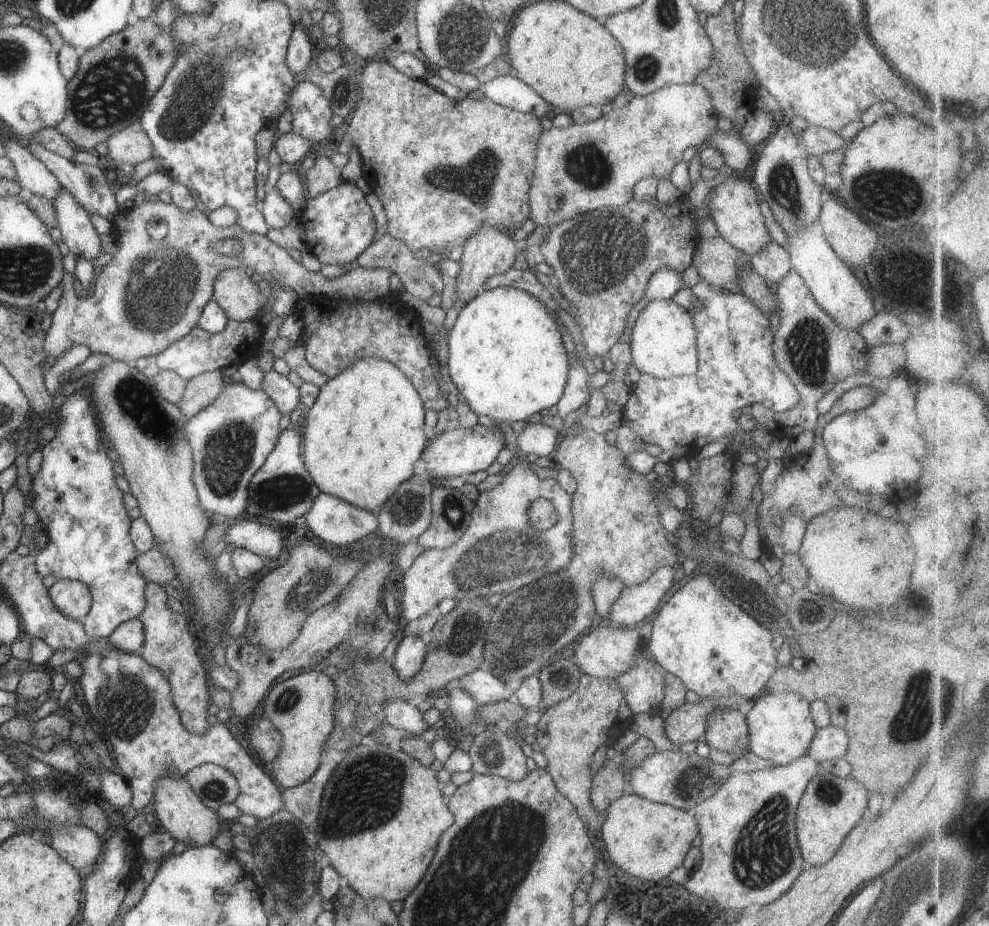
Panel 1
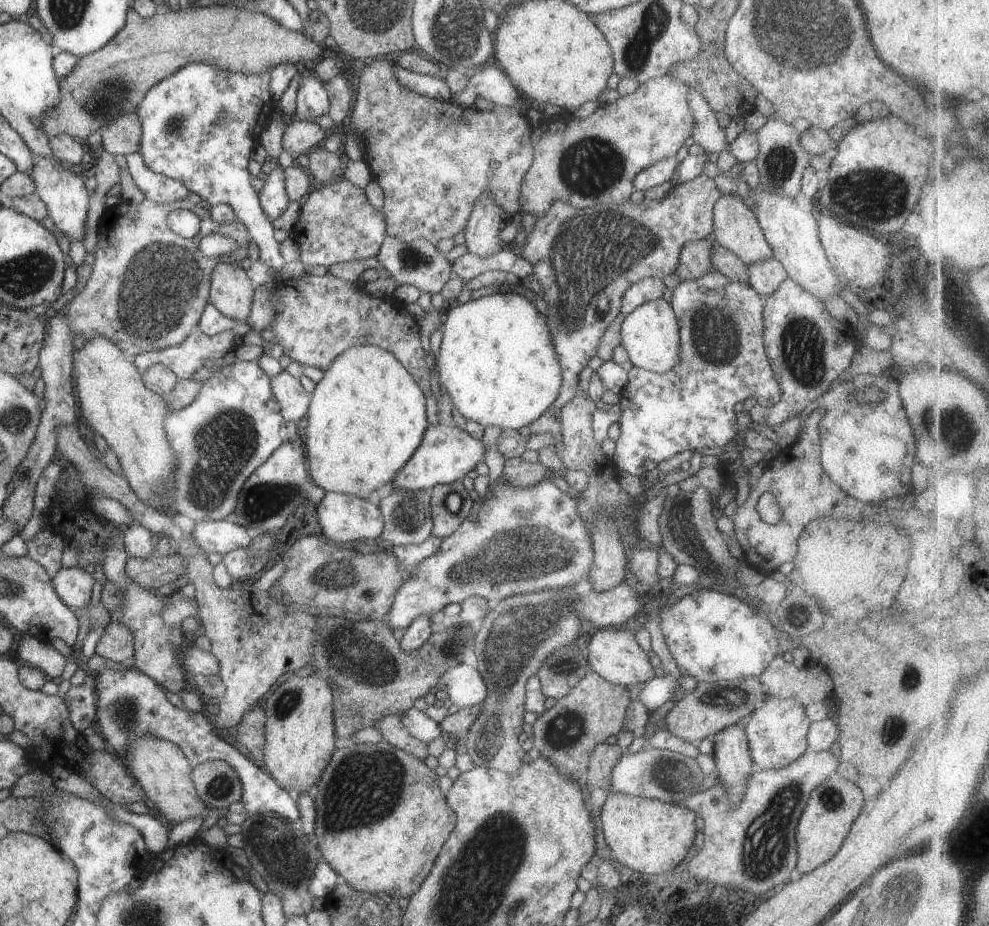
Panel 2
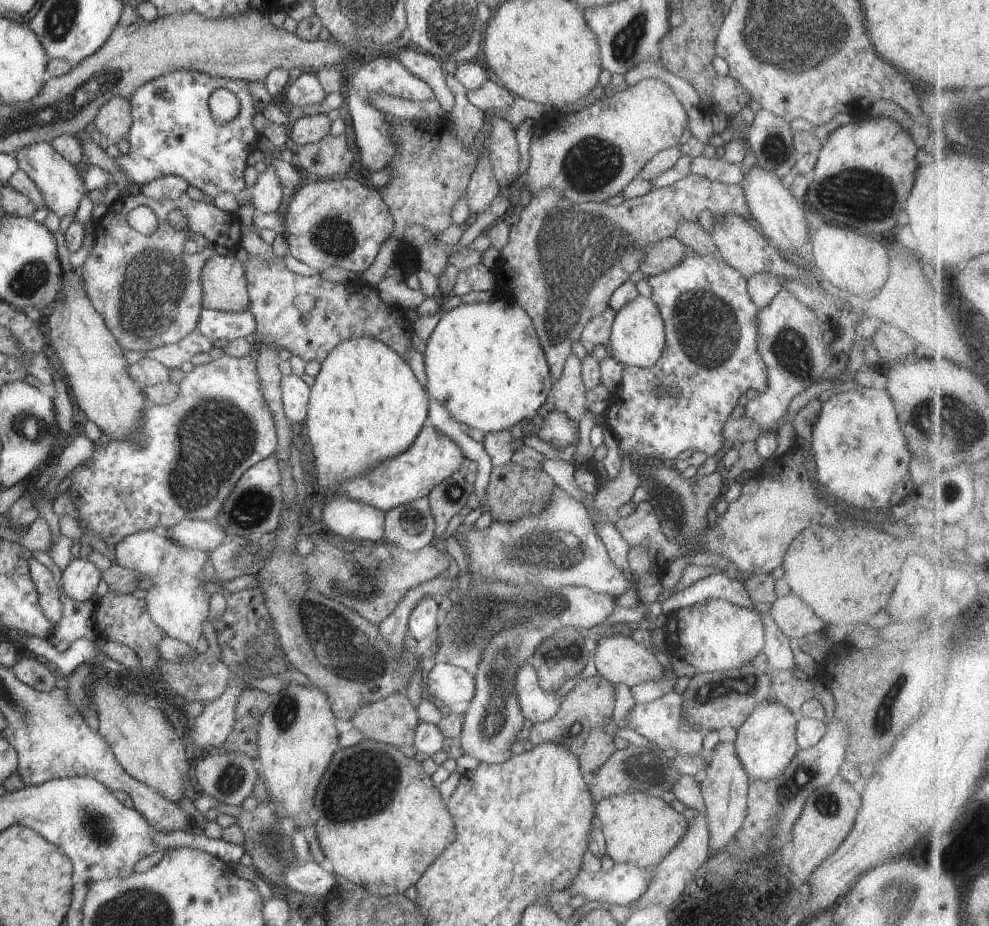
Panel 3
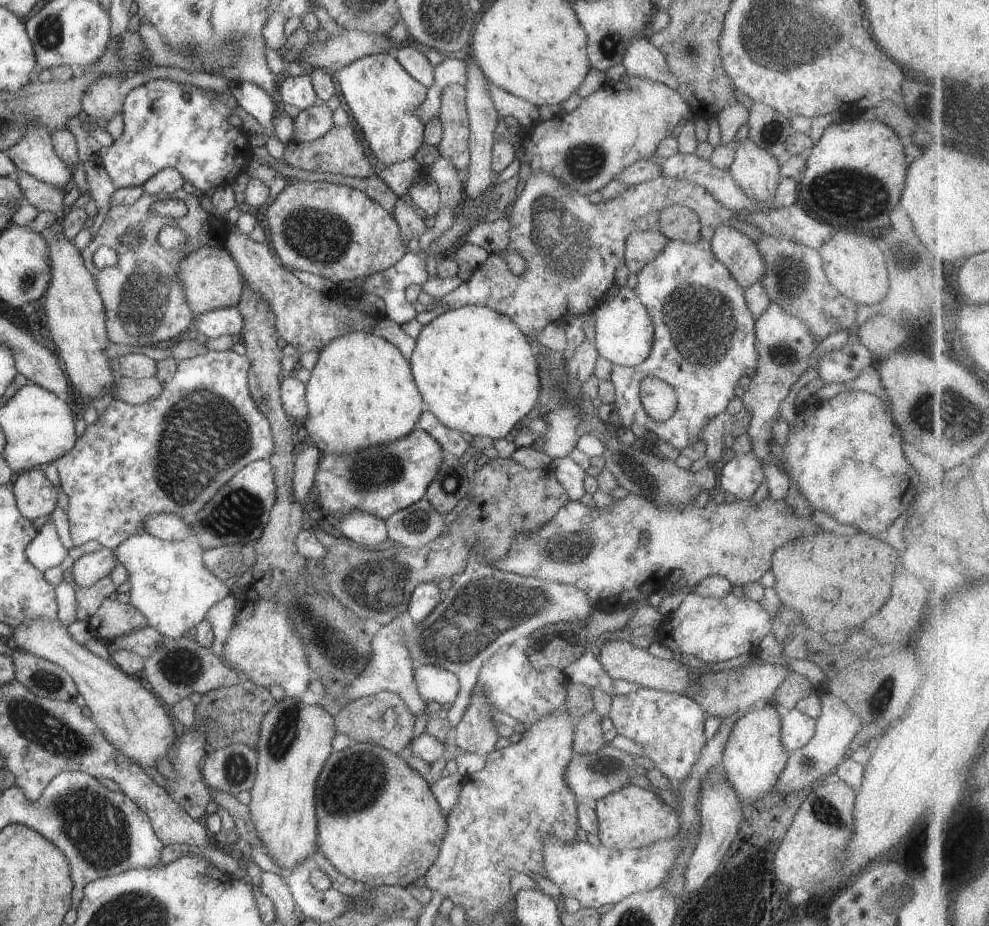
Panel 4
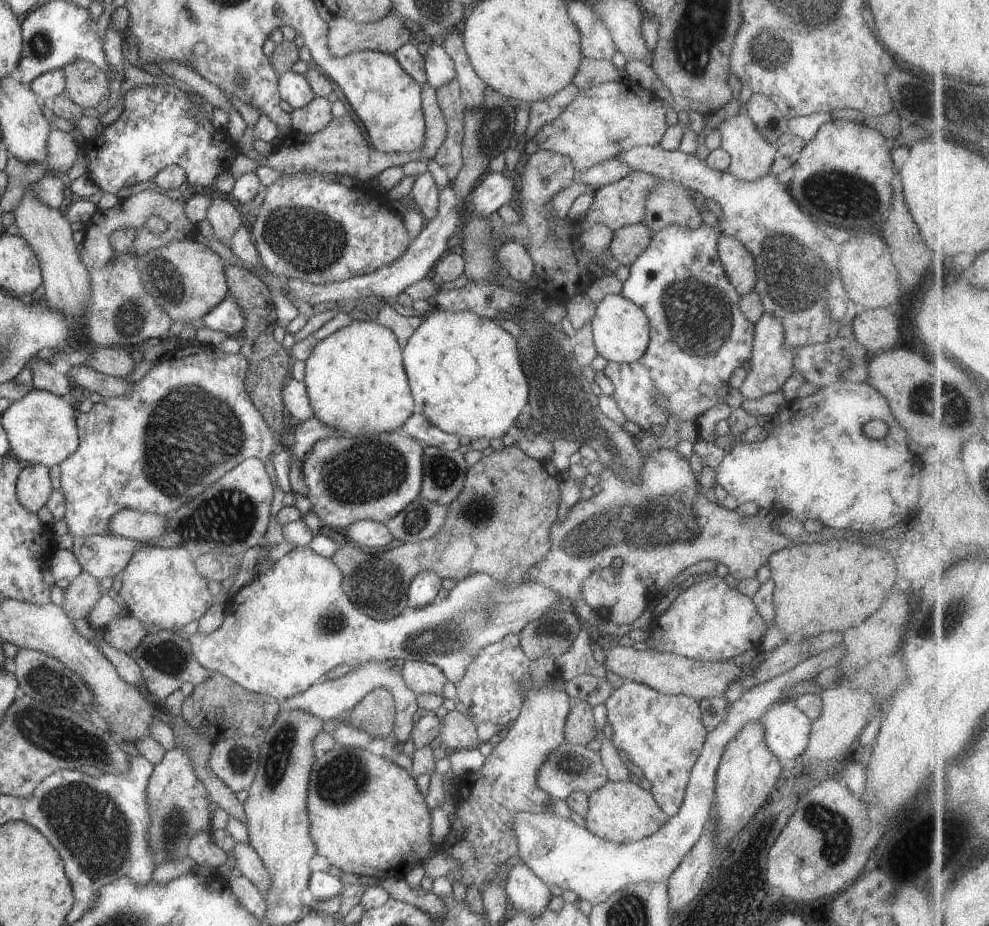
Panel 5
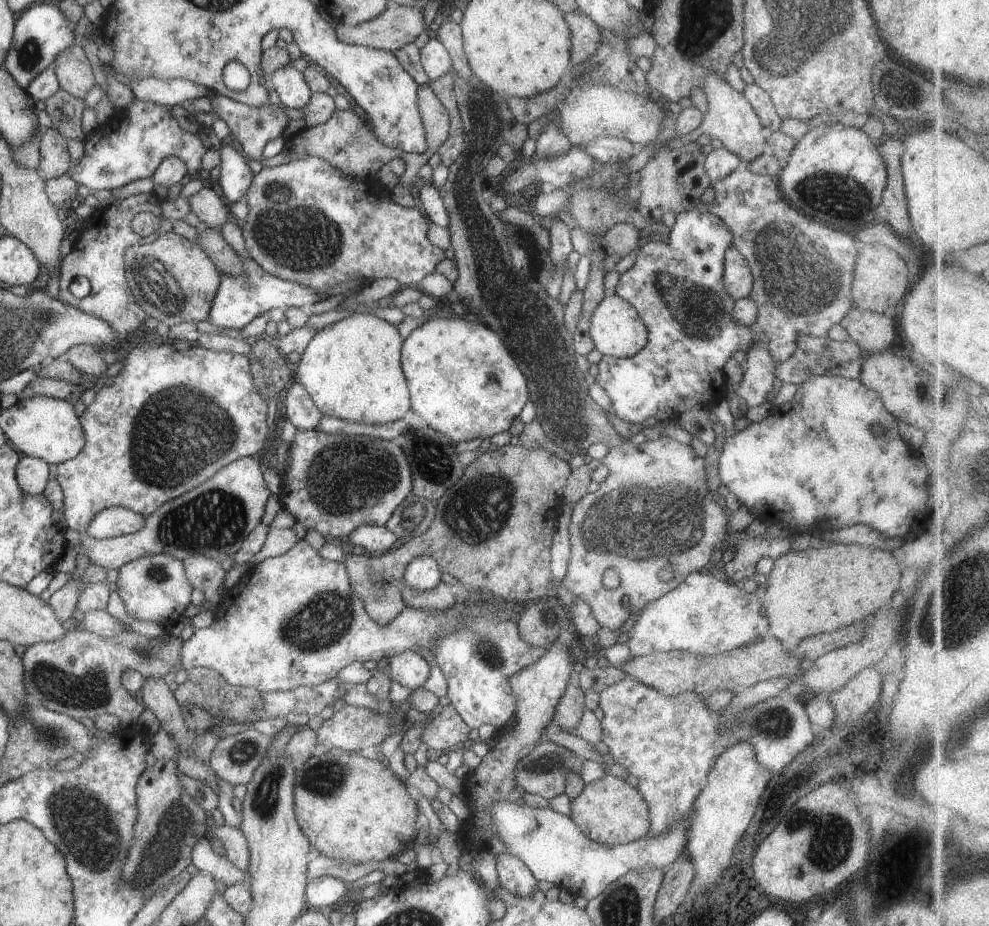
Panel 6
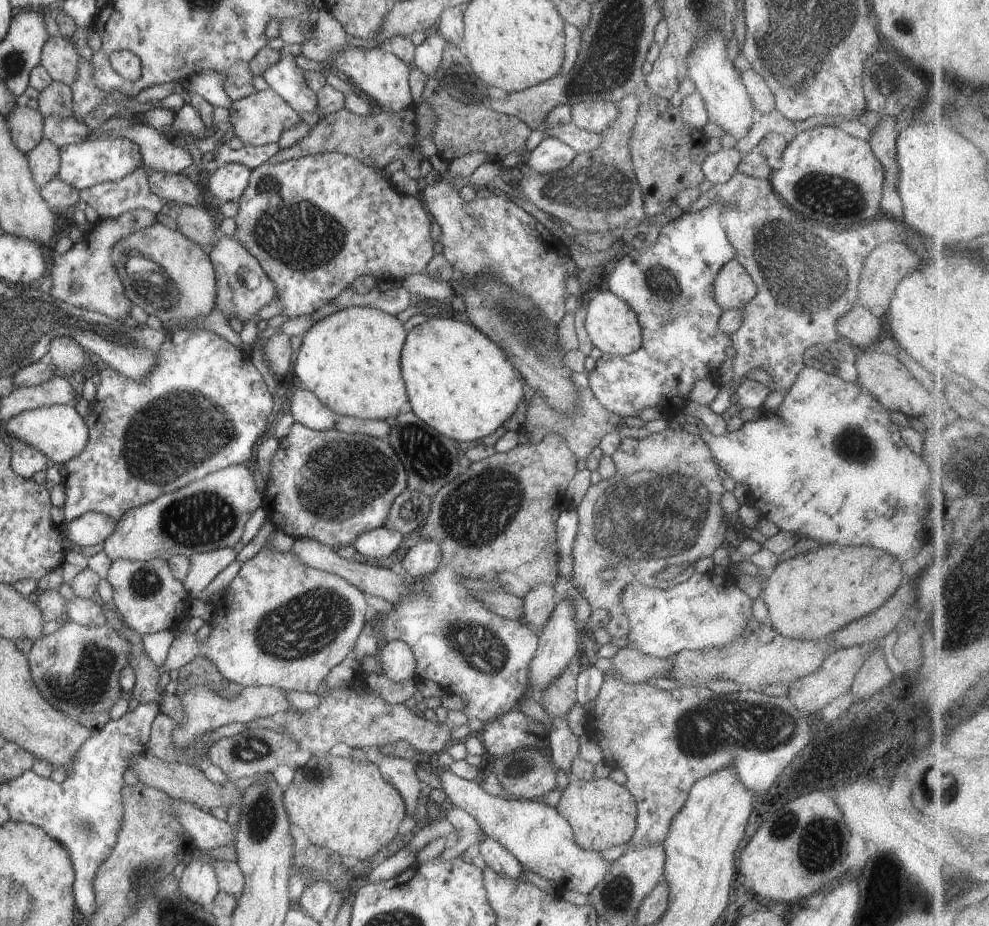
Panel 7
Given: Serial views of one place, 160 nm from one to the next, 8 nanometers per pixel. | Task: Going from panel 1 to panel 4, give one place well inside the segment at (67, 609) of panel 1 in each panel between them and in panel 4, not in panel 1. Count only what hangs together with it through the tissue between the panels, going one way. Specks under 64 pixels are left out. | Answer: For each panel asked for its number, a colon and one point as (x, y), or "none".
2: (73, 585)
3: (80, 579)
4: (89, 569)

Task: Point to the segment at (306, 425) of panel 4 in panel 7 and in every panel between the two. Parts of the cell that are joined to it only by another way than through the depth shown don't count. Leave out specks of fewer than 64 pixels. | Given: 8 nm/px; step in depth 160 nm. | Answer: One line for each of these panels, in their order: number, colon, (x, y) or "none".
5: (355, 379)
6: (351, 369)
7: (351, 361)

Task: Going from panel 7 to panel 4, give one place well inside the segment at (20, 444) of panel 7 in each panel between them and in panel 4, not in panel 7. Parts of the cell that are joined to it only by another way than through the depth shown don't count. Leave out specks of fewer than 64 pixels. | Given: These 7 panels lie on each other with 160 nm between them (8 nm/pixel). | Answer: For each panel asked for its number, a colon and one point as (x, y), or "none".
4: (36, 497)
5: (34, 487)
6: (32, 474)

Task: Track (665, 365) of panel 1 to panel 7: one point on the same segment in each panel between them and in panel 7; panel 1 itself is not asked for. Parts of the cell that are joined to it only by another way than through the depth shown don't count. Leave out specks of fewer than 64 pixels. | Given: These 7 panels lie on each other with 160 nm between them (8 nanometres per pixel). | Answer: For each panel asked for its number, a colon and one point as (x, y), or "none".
2: (650, 334)
3: (637, 338)
4: (624, 336)
5: (620, 329)
6: (616, 330)
7: (612, 326)

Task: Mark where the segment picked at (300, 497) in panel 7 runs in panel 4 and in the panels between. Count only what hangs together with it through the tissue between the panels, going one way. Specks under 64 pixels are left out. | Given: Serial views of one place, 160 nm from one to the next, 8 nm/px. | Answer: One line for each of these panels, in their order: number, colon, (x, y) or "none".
4: (380, 480)
5: (349, 479)
6: (334, 484)

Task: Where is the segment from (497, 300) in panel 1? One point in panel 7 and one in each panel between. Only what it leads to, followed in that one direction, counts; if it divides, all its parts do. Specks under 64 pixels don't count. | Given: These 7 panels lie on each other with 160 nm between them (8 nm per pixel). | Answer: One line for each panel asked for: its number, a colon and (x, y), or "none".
2: (498, 363)
3: (484, 361)
4: (477, 373)
5: (464, 371)
6: (462, 381)
7: (458, 381)

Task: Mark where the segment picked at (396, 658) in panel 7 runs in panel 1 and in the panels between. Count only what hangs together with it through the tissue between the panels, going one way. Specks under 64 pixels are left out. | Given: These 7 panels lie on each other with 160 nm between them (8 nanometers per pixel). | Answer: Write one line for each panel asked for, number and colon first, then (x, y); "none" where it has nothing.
1: (485, 687)
2: (465, 686)
3: (447, 684)
4: (433, 683)
5: (422, 678)
6: (409, 669)

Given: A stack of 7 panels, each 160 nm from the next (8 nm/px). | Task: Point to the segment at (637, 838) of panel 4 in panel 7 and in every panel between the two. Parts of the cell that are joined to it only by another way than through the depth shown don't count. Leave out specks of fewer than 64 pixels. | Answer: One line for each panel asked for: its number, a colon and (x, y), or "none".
5: (621, 812)
6: (610, 811)
7: (602, 814)

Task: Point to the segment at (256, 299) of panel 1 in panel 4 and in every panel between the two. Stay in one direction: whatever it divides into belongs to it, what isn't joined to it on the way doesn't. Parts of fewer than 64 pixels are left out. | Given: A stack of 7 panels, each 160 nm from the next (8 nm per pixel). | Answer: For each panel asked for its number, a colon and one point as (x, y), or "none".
2: (231, 292)
3: (224, 286)
4: (210, 280)

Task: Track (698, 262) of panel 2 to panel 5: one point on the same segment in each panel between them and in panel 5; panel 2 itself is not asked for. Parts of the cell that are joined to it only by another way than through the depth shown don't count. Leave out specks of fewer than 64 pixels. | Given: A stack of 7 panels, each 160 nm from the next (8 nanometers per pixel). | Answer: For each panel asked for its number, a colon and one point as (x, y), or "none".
3: (658, 258)
4: (641, 247)
5: (629, 242)

